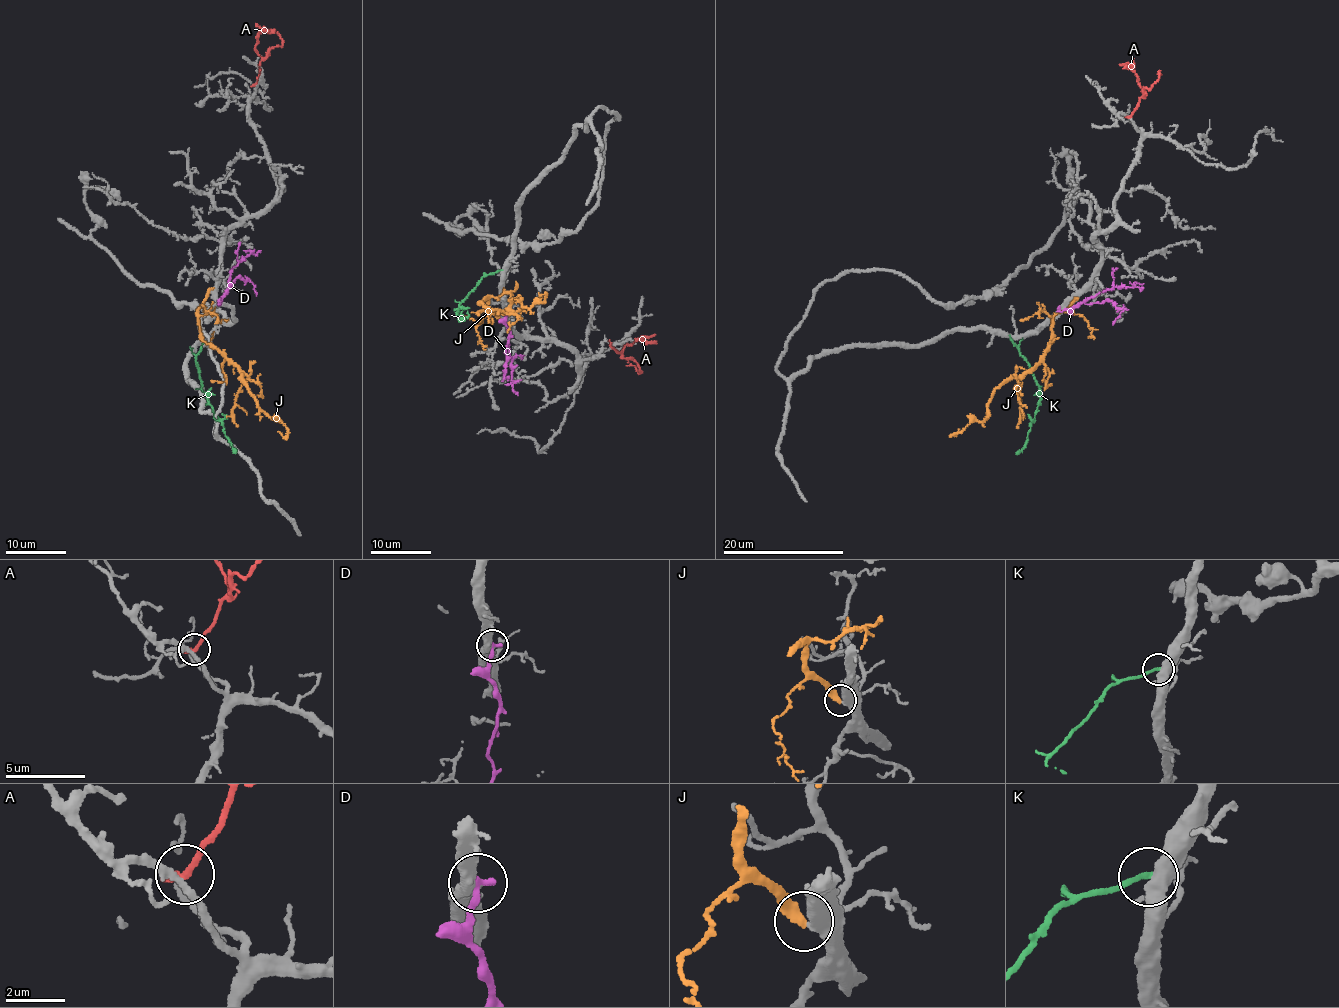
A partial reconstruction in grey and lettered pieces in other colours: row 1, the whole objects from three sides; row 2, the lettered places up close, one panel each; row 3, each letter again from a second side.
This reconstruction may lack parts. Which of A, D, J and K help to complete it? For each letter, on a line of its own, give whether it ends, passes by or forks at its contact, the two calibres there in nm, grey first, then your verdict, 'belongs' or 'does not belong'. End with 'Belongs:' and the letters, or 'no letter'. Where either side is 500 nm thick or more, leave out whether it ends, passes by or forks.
A: it ends there; 240 nm thick on the grey side, 300 nm on the other; does not belong
D: 500 nm thick on the grey side, 280 nm on the other; does not belong
J: it ends there; 420 nm thick on the grey side, 340 nm on the other; belongs
K: it ends there; 480 nm thick on the grey side, 170 nm on the other; does not belong
Belongs: J

